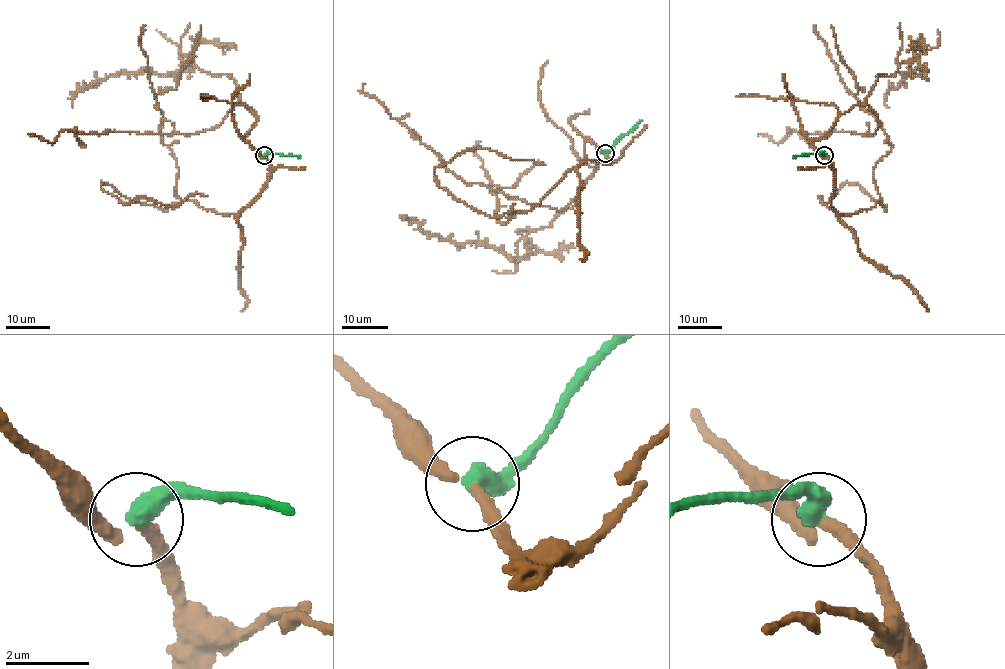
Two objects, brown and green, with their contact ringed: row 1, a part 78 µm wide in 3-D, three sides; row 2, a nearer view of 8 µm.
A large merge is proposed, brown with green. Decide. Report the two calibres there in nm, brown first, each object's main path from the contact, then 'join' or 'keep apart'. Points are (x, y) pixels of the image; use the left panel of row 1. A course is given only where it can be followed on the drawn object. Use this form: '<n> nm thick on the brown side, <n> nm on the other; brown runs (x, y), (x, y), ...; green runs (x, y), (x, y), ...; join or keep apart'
260 nm thick on the brown side, 550 nm on the other; brown runs (264, 155), (269, 180), (238, 213), (190, 199), (164, 209), (100, 185), (122, 203), (177, 207), (208, 195); green runs (264, 155), (278, 153), (300, 157); keep apart

